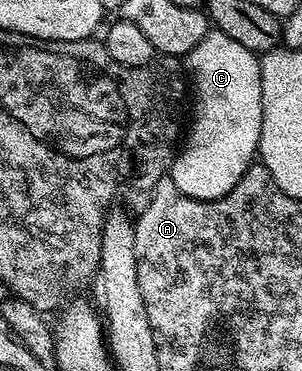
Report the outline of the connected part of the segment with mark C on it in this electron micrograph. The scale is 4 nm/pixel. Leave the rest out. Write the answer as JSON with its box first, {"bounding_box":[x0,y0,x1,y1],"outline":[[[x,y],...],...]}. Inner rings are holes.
{"bounding_box":[169,28,263,201],"outline":[[[212,28],[203,36],[201,43],[197,43],[197,47],[187,53],[185,69],[193,93],[195,89],[195,114],[191,117],[191,130],[188,133],[186,130],[185,140],[176,152],[169,170],[172,183],[185,195],[198,201],[215,201],[233,191],[235,184],[246,175],[256,160],[263,122],[263,84],[259,63],[257,54],[217,28]]]}

